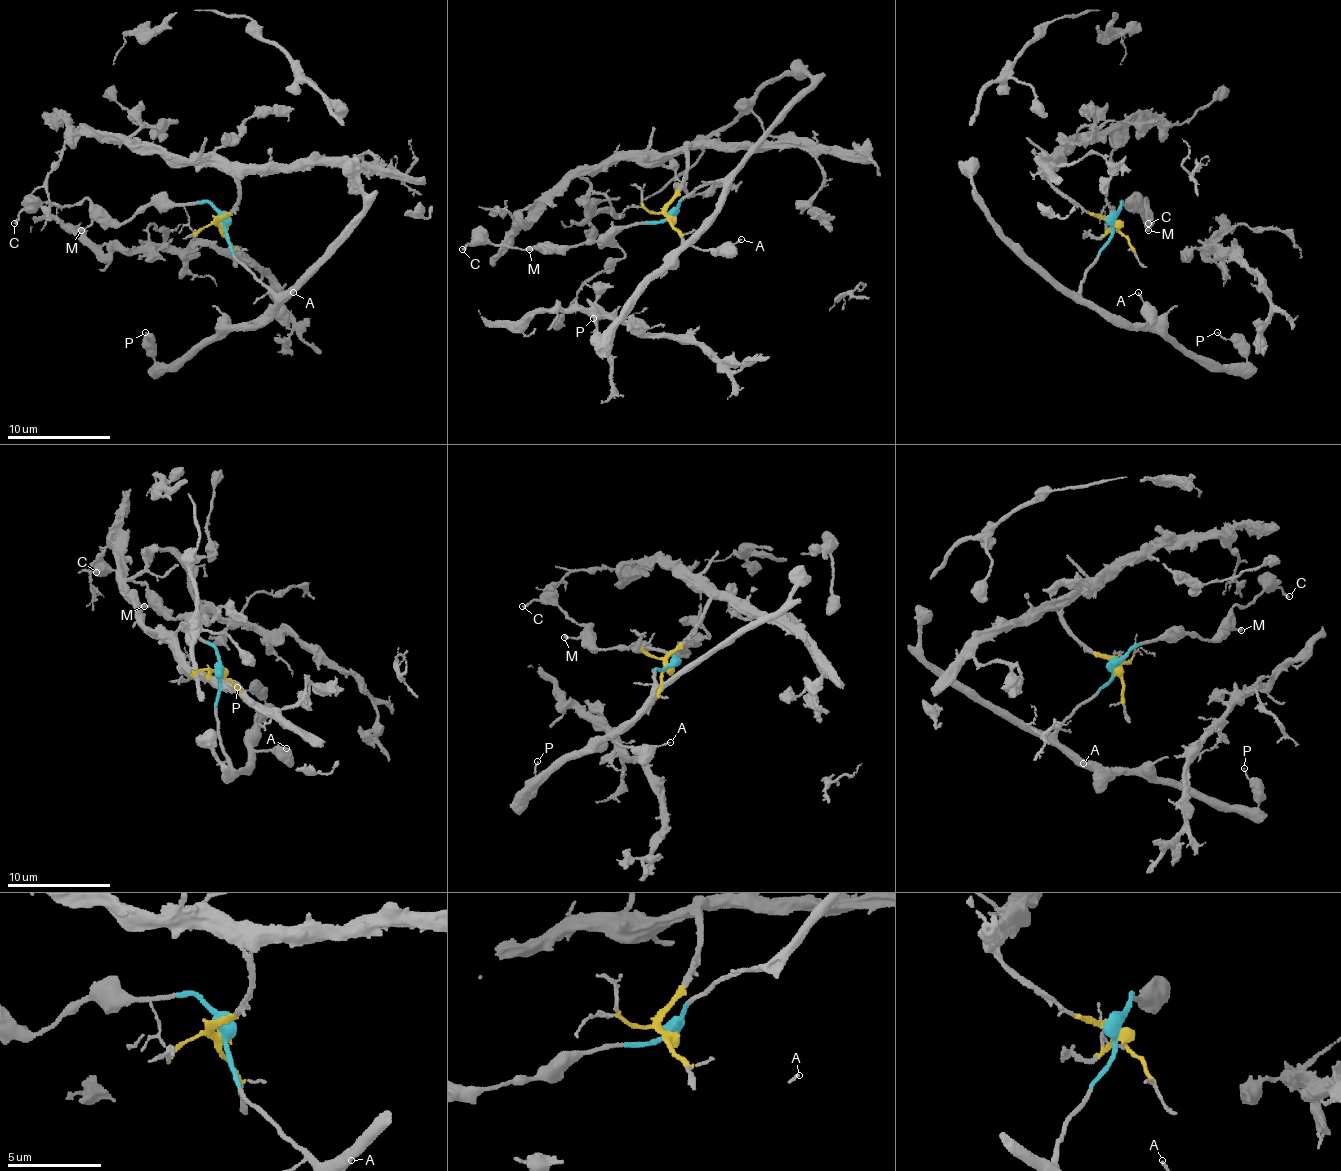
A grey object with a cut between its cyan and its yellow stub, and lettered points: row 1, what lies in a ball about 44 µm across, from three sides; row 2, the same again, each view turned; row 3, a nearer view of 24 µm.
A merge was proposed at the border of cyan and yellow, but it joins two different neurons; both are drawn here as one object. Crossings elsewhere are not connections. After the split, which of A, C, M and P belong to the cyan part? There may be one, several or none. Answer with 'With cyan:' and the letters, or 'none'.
With cyan: A, C, M, P

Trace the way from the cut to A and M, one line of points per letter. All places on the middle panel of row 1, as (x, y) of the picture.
A: (673, 217), (680, 201), (696, 188), (719, 180), (724, 196), (693, 245), (729, 250), (742, 240)
M: (673, 217), (654, 224), (611, 227), (598, 237), (569, 245), (544, 245), (528, 250)

